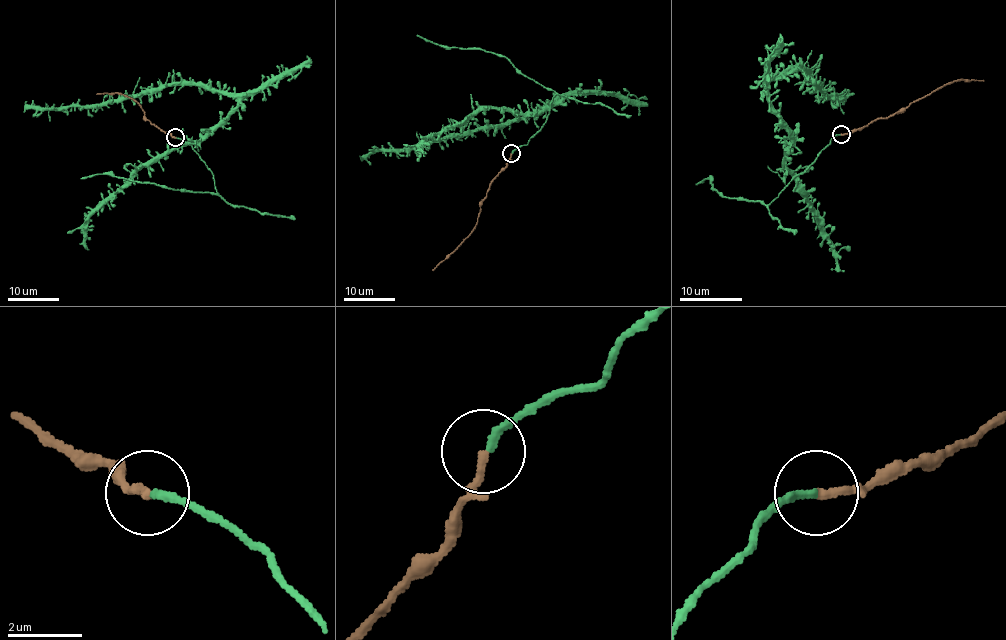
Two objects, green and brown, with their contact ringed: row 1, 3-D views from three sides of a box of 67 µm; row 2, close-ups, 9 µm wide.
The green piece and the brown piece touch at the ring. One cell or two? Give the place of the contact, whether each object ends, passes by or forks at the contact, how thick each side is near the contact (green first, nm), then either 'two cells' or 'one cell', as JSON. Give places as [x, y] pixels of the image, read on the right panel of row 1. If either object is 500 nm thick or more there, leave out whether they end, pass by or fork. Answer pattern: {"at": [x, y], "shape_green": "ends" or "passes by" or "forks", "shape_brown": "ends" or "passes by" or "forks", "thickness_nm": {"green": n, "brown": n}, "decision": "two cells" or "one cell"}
{"at": [841, 134], "shape_green": "ends", "shape_brown": "ends", "thickness_nm": {"green": 200, "brown": 240}, "decision": "one cell"}

